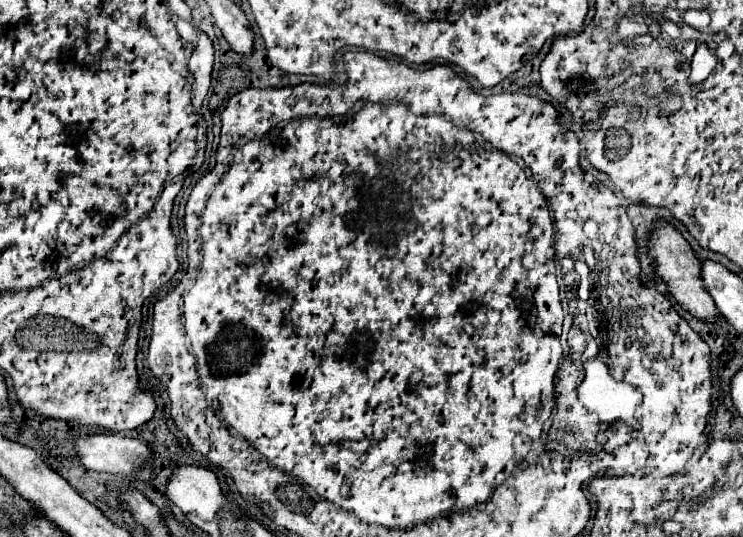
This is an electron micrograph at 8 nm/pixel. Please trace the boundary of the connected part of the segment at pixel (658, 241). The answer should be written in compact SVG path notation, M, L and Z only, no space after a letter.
M664 221L656 223L656 229L650 235L650 255L656 259L656 271L670 287L670 293L686 311L690 311L700 321L716 321L716 317L720 317L720 311L714 307L716 303L712 301L710 293L704 289L700 277L700 259L694 255L688 241L674 227L670 227Z

